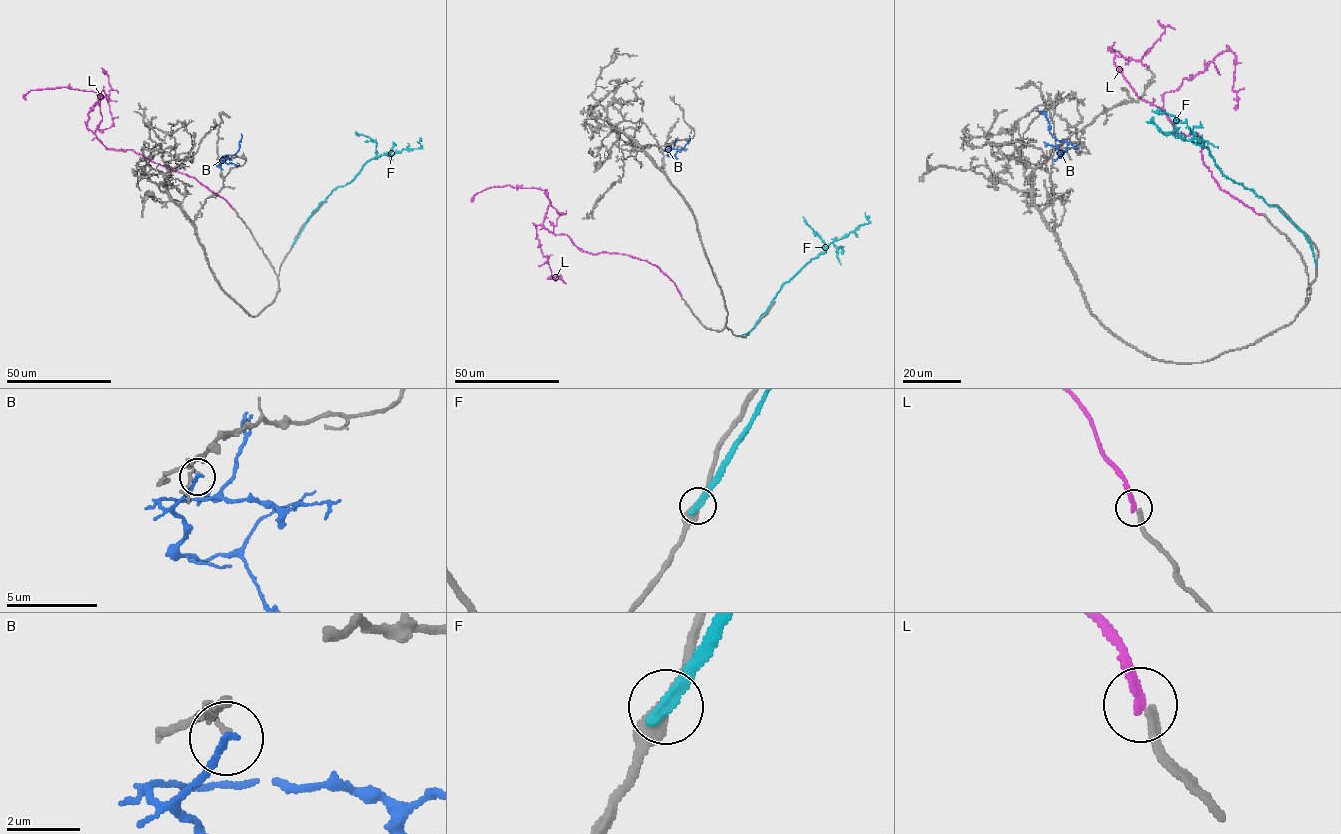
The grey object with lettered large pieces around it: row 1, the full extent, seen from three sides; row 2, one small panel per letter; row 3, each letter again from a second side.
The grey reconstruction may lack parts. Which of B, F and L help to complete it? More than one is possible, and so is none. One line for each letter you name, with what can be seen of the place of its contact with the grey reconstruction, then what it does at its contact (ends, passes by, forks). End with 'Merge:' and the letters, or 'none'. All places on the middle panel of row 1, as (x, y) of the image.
Merge: none

